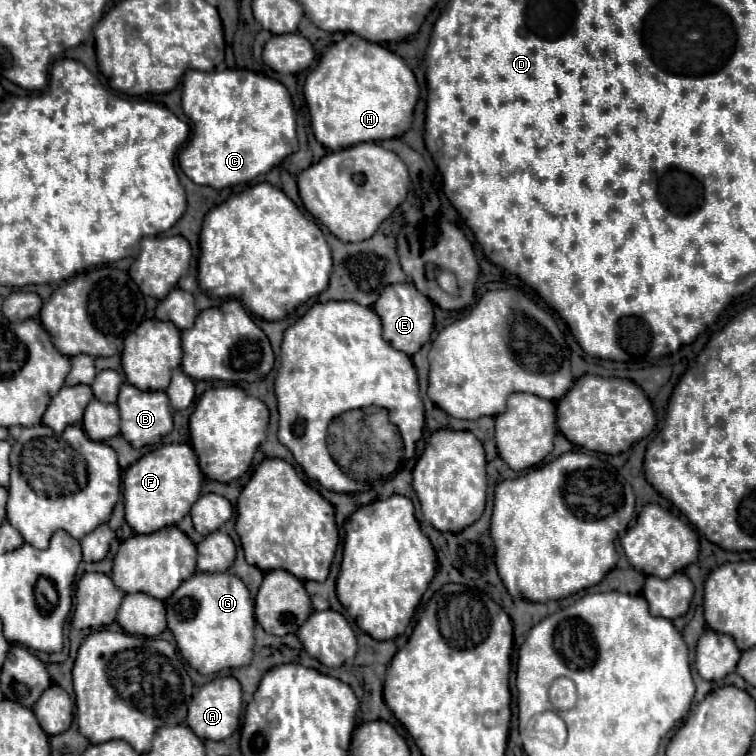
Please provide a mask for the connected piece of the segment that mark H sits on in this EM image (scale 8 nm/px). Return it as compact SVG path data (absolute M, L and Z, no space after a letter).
M357 34L331 44L305 82L311 128L327 150L341 150L359 142L403 136L411 126L419 86L401 56Z

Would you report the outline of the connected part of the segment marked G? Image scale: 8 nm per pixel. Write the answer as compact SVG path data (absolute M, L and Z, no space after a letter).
M195 572L165 600L167 626L173 632L181 656L201 674L237 668L251 662L255 612L245 582L231 572Z

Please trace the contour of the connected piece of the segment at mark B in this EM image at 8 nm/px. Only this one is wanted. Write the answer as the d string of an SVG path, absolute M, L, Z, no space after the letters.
M123 384L121 392L119 392L117 406L121 410L121 436L131 446L141 448L145 444L155 444L173 430L171 406L169 406L169 398L163 390L143 392L143 390L137 390L133 384Z

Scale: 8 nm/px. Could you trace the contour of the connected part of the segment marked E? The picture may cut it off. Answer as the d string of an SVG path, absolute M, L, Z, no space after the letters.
M393 284L387 286L379 300L375 302L373 310L379 314L383 322L383 338L395 348L409 356L413 356L431 336L433 330L433 304L427 296L423 296L413 284Z

